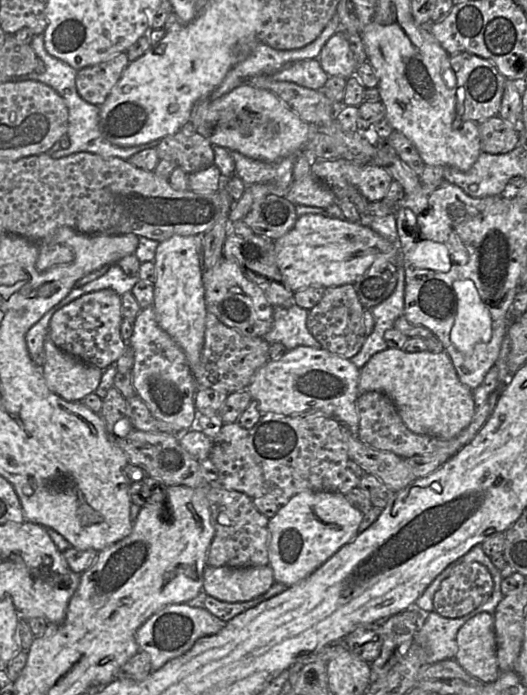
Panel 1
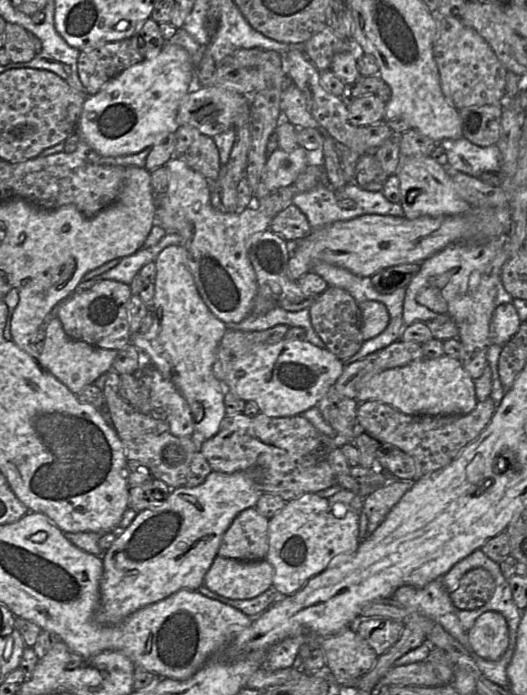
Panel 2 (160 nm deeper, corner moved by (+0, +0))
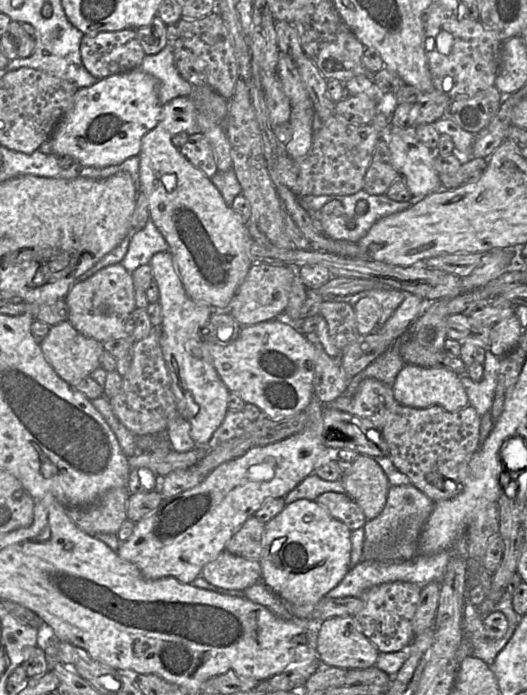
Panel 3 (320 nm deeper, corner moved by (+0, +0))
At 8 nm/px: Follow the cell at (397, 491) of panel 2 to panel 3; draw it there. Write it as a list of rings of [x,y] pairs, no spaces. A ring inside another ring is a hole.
[[[412,484],[391,486],[382,512],[365,523],[362,559],[402,562],[413,558],[417,554],[417,544],[422,528],[432,509],[433,504],[430,498]]]

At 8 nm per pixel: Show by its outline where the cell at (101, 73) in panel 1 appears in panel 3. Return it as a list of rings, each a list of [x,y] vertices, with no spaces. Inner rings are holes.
[[[135,29],[83,34],[80,53],[85,68],[97,80],[139,68],[145,56]]]

